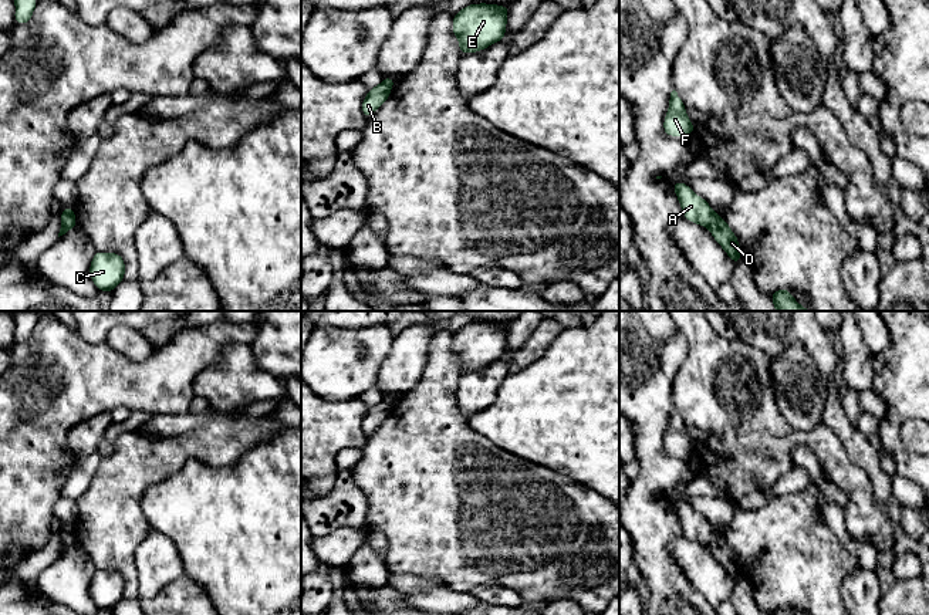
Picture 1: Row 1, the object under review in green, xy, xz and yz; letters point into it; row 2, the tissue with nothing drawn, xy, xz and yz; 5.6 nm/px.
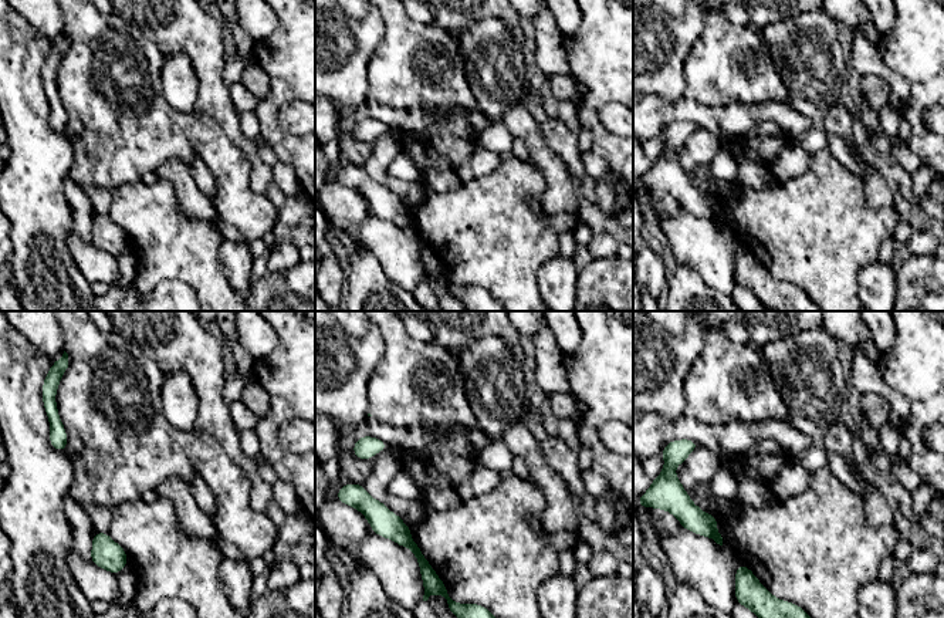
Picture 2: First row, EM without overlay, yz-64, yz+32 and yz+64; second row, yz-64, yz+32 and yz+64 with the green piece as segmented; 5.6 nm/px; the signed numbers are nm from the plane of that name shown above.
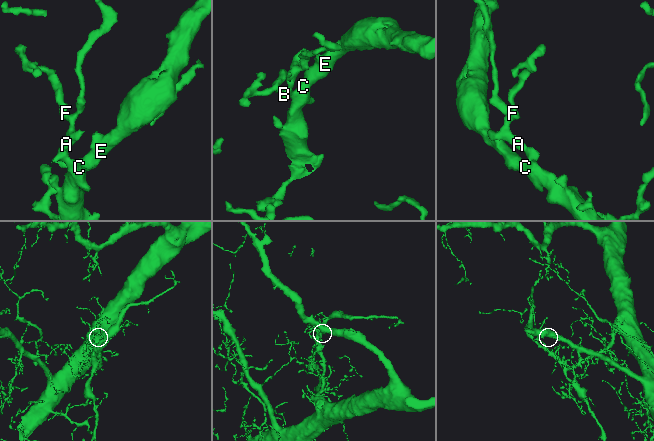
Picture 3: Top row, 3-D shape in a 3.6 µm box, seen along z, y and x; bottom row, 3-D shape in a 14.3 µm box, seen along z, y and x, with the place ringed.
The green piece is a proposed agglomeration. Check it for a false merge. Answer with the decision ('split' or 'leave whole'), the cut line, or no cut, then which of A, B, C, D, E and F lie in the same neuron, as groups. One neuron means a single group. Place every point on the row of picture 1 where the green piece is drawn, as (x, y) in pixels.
leave whole; cut none; groups A B C D E F

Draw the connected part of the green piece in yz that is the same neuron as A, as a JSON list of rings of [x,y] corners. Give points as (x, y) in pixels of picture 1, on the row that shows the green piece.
[[[676,180],[672,189],[679,199],[683,217],[688,222],[707,227],[713,239],[729,254],[734,266],[737,266],[743,254],[739,240],[726,220],[716,214],[709,203],[702,196],[696,196],[686,183]]]

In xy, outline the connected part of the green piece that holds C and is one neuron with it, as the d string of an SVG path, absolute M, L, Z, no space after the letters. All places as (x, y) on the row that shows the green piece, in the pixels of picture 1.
M97 251L91 260L89 276L98 291L112 293L125 278L125 261L118 253Z

